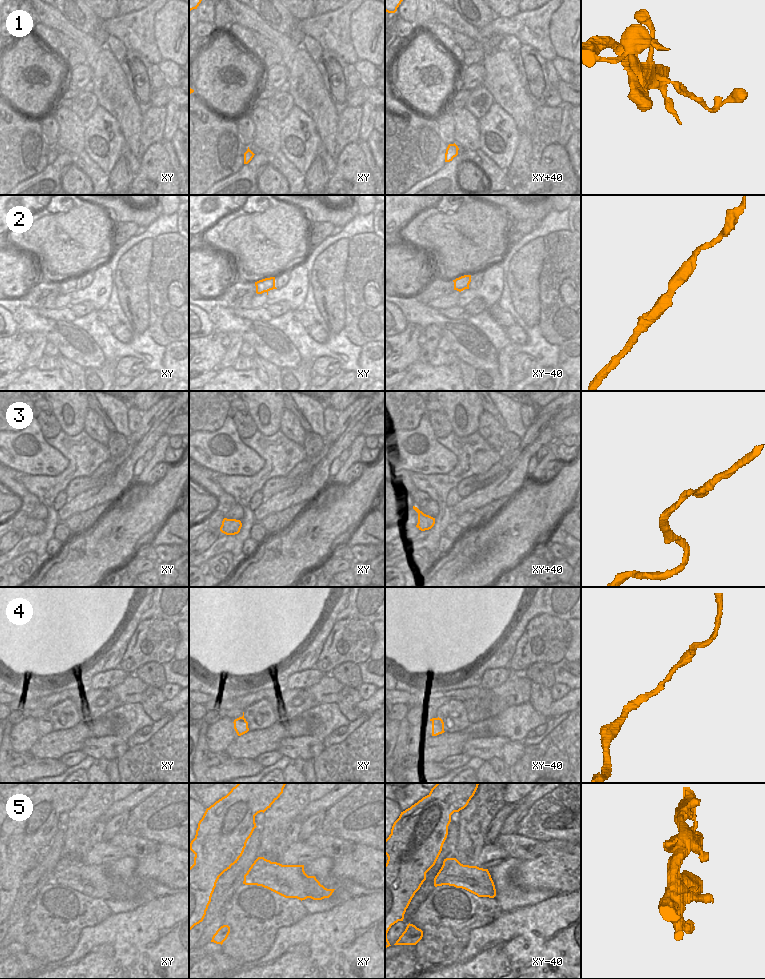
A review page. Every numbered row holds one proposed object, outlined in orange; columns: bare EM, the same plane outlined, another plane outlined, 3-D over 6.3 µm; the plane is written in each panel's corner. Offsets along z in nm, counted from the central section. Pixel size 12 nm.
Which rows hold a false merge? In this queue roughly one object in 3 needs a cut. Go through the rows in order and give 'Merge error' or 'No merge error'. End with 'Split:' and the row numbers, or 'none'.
1: No merge error
2: No merge error
3: No merge error
4: No merge error
5: No merge error
Split: none

